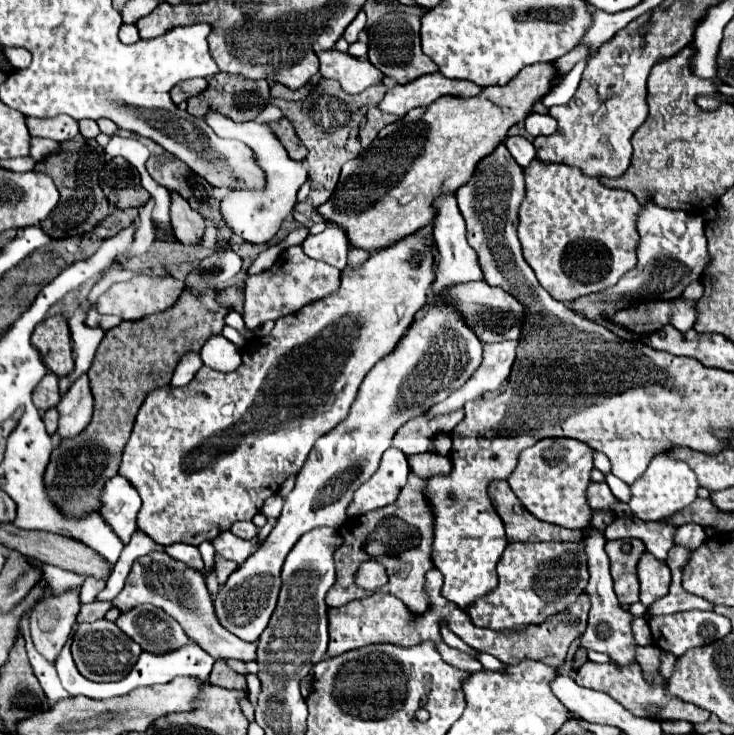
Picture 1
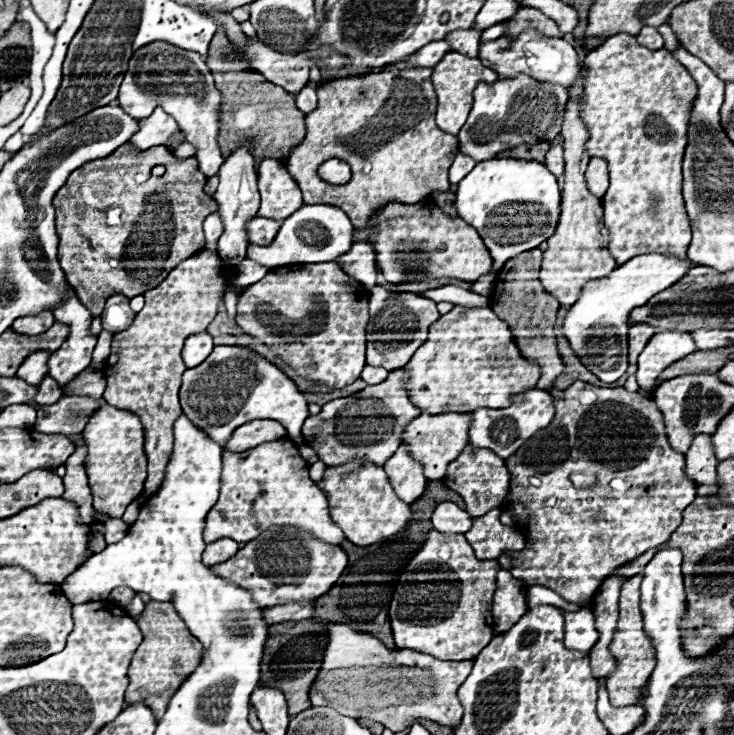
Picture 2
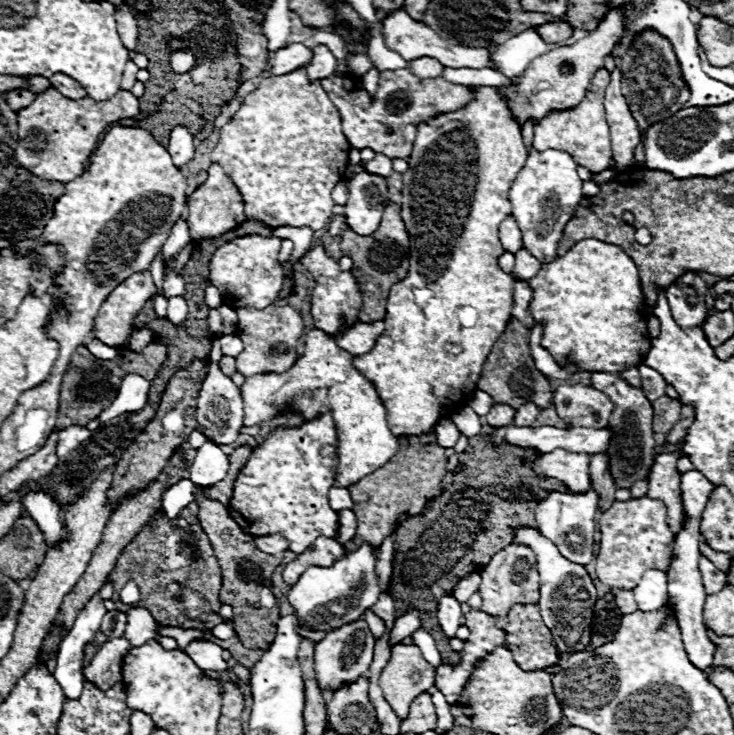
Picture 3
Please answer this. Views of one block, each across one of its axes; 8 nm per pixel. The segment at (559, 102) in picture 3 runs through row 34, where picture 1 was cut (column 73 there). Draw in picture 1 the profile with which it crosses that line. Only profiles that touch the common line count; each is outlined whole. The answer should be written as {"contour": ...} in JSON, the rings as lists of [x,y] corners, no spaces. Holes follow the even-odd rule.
{"contour":[[[70,588],[62,594],[46,596],[36,602],[30,612],[30,632],[36,650],[50,662],[56,660],[80,610],[78,590]]]}

